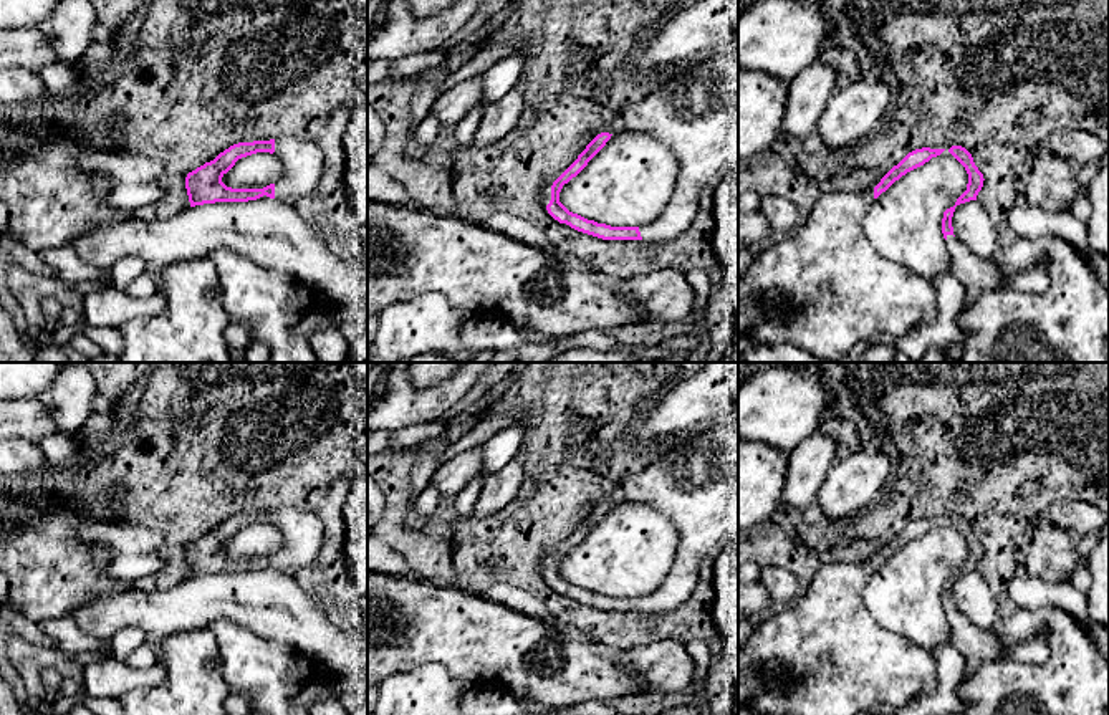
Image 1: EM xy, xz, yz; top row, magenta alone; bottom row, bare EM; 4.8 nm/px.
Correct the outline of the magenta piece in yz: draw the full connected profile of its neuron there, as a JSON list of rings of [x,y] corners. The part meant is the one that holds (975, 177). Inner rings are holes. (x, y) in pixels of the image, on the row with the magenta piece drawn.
[[[952,146],[948,152],[965,167],[968,174],[967,190],[957,199],[953,207],[943,212],[942,218],[942,233],[950,257],[950,270],[947,273],[955,276],[965,288],[962,311],[977,301],[985,291],[995,290],[998,286],[1010,286],[1015,291],[1030,295],[1043,293],[1049,285],[1046,258],[1041,258],[1025,271],[1003,275],[998,270],[995,257],[980,258],[953,237],[952,217],[955,207],[970,200],[977,200],[985,179],[975,166],[972,154],[965,147]]]

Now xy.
[[[280,137],[270,141],[238,142],[220,152],[185,177],[190,207],[215,202],[248,202],[263,195],[295,205],[296,200],[314,194],[323,182],[324,156],[321,147],[300,137]],[[270,152],[283,164],[283,175],[276,184],[263,189],[232,189],[222,177],[242,157]]]

